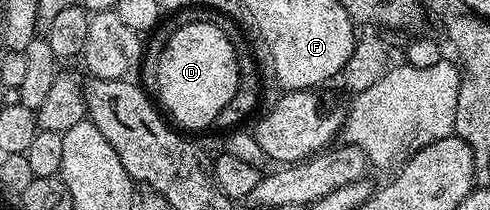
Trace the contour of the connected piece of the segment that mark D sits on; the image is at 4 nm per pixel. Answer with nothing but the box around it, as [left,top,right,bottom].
[155,20,240,130]

